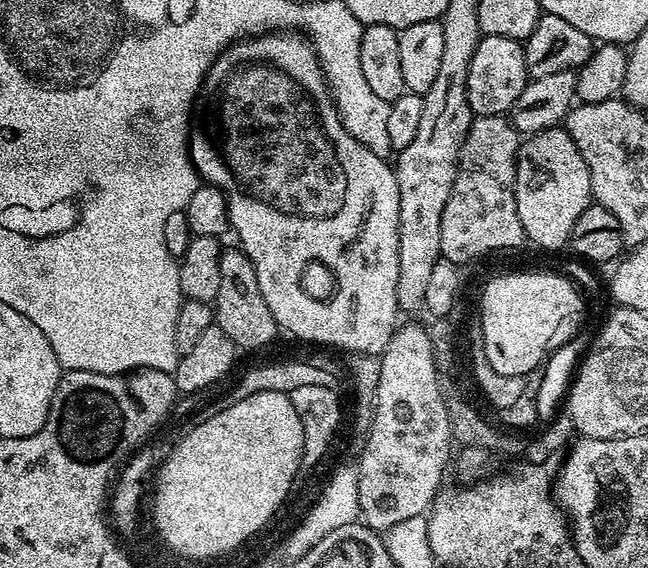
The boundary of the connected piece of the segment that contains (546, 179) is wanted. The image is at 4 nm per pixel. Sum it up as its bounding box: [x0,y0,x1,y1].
[516,127,591,252]

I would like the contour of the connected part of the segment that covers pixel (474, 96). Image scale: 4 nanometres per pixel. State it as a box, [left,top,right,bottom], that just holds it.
[466,35,529,117]

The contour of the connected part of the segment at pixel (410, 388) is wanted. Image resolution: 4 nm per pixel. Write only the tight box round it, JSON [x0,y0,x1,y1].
[358,323,454,530]

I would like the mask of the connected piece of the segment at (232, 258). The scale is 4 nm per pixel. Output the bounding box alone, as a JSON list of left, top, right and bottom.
[214,247,278,349]

